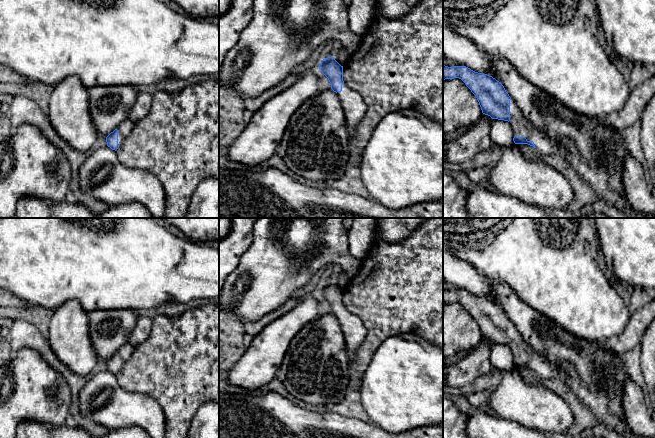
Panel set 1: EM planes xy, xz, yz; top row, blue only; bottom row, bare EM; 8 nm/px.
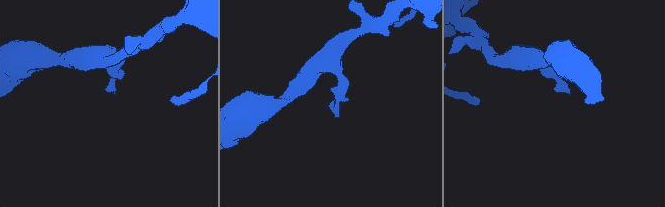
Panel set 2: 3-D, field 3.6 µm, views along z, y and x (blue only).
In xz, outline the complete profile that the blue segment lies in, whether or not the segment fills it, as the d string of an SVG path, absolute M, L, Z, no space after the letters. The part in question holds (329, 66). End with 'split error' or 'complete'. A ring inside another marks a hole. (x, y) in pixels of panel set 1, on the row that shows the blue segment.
M333 57L323 59L319 69L328 78L331 89L337 93L346 118L349 136L353 136L366 113L367 106L363 97L344 83L343 66Z; split error

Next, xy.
M126 118L113 132L106 137L107 146L117 150L134 129L135 123Z; split error

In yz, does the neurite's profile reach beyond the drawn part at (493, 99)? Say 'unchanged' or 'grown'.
grown

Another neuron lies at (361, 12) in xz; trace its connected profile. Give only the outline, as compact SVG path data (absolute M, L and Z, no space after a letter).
M352 0L348 6L349 10L349 28L360 36L364 35L371 24L374 14L375 0Z

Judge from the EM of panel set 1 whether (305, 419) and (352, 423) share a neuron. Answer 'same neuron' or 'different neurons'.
same neuron

